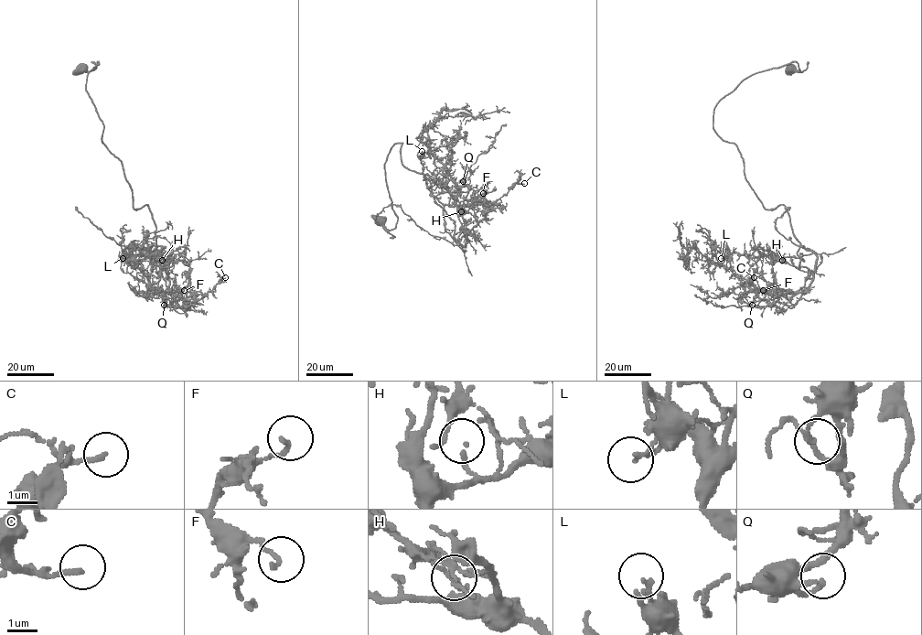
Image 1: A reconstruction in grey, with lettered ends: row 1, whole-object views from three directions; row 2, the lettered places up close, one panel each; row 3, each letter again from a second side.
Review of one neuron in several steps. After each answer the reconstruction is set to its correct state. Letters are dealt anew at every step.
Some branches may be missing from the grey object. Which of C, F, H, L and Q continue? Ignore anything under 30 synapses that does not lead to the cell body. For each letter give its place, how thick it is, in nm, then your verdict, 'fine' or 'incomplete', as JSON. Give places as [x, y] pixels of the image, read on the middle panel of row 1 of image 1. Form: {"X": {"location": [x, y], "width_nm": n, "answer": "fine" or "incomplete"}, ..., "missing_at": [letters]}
{"C": {"location": [524, 183], "width_nm": 160, "answer": "incomplete"}, "F": {"location": [483, 193], "width_nm": 150, "answer": "fine"}, "H": {"location": [461, 211], "width_nm": 130, "answer": "fine"}, "L": {"location": [422, 151], "width_nm": 140, "answer": "fine"}, "Q": {"location": [463, 181], "width_nm": 150, "answer": "fine"}, "missing_at": ["C"]}

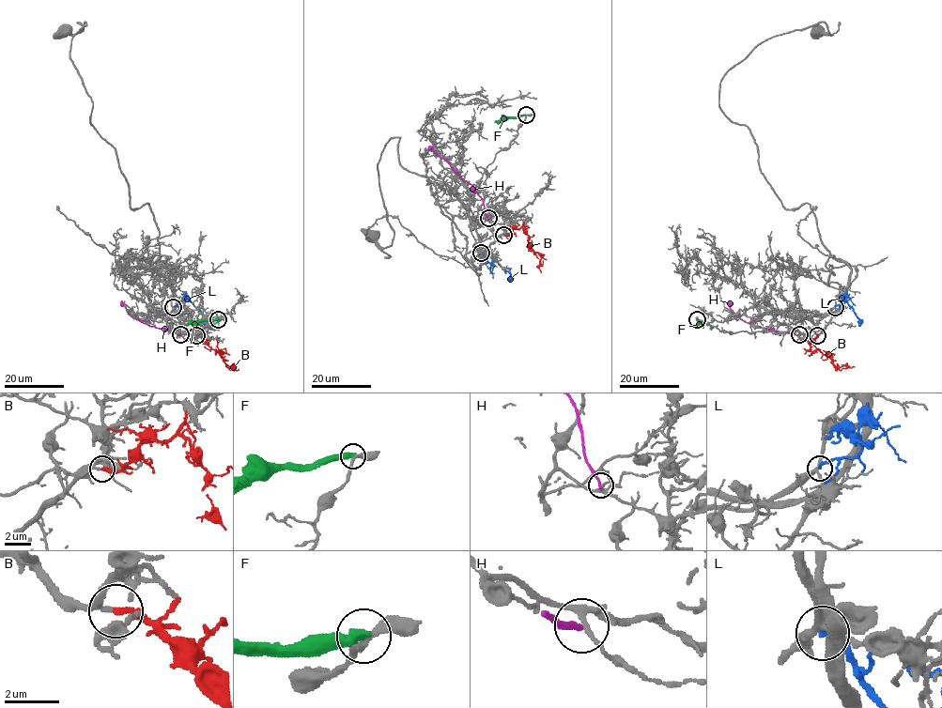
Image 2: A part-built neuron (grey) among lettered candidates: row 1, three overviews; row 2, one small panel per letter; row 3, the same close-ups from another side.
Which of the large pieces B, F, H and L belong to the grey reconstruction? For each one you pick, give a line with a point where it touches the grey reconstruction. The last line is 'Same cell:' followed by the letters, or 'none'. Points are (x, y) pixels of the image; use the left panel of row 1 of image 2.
B: (196, 335)
Same cell: B

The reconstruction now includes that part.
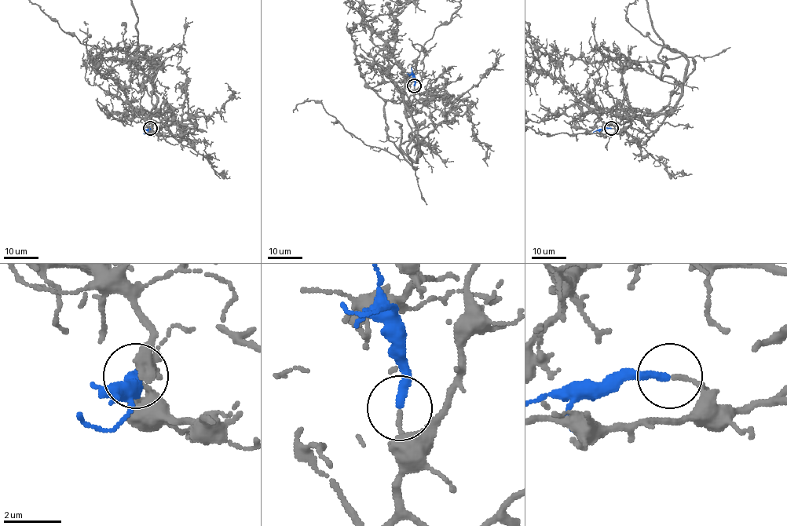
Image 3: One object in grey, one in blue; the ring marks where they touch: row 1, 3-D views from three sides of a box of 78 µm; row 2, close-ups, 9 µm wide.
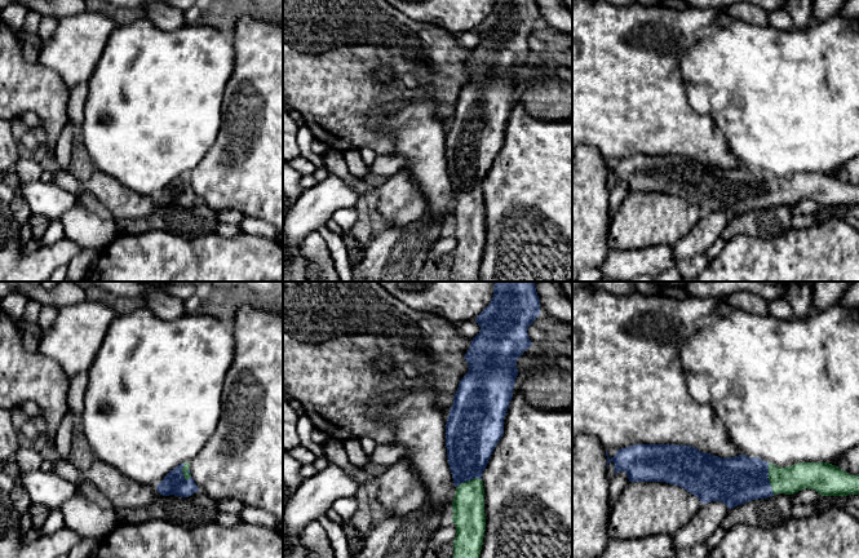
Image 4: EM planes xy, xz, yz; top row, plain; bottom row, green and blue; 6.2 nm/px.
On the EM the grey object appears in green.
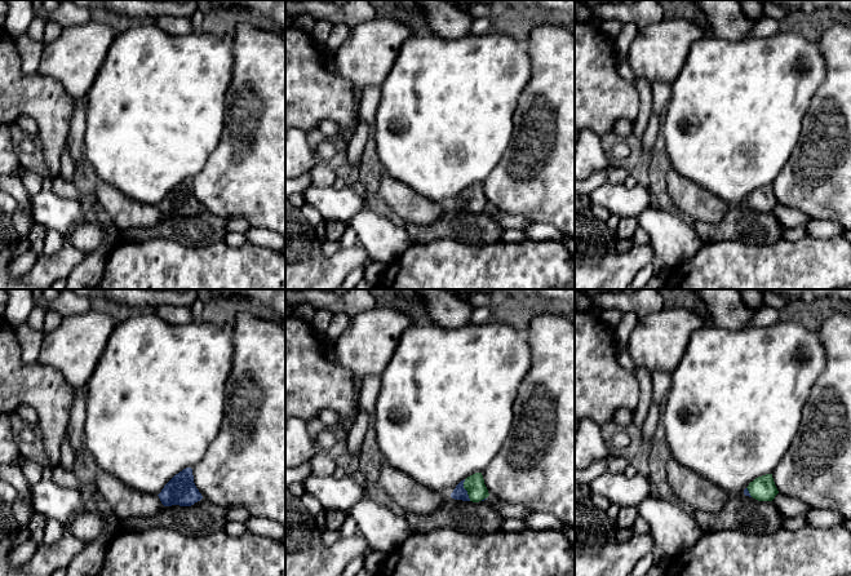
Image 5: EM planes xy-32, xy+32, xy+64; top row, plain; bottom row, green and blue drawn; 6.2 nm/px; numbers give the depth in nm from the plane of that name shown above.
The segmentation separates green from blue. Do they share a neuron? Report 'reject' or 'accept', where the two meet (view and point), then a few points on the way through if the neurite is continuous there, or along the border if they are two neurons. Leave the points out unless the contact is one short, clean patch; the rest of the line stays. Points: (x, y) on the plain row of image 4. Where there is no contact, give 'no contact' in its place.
accept; contact yz (769, 189); way yz (789, 190), (769, 189), (742, 189), (734, 191)

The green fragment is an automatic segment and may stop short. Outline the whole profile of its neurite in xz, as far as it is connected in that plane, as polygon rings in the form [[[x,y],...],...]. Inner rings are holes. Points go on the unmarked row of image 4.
[[[493,0],[493,8],[477,27],[479,44],[464,66],[469,81],[460,90],[446,134],[447,169],[456,198],[452,232],[456,236],[452,282],[478,282],[486,242],[482,185],[504,145],[504,130],[518,87],[517,71],[532,56],[527,39],[540,26],[536,0]]]

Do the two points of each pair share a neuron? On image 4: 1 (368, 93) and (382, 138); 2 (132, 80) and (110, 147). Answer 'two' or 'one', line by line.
1: one
2: one

